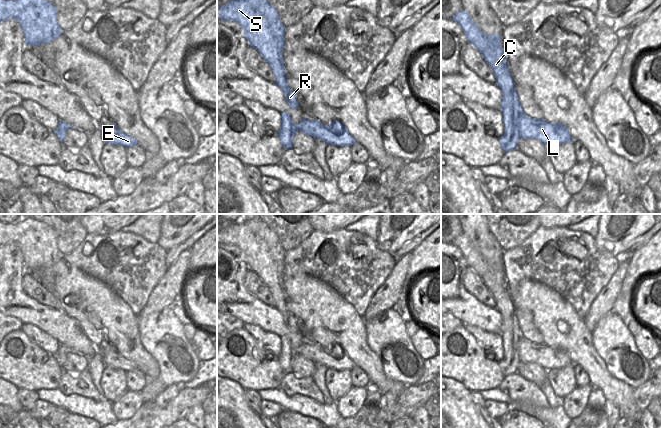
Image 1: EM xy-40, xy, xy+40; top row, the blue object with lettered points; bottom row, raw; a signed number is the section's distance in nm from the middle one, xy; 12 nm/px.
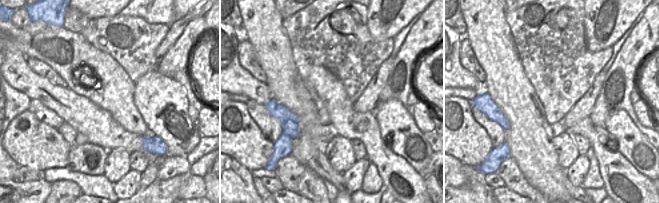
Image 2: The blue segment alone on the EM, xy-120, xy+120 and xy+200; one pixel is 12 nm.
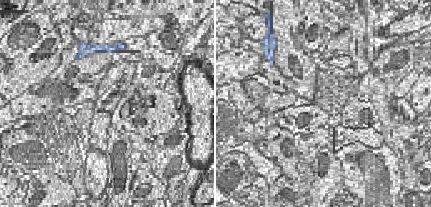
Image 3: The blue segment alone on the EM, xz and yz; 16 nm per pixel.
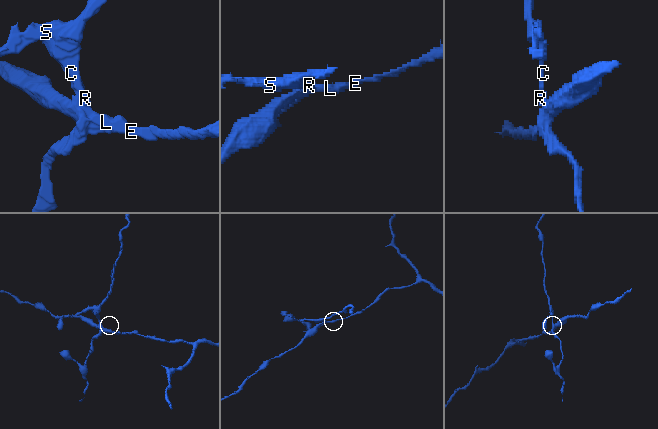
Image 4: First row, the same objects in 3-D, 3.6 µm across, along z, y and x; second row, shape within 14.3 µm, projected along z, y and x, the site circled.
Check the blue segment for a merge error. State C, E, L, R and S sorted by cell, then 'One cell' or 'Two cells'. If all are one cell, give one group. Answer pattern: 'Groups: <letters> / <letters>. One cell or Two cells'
Groups: C R S / E L. Two cells.

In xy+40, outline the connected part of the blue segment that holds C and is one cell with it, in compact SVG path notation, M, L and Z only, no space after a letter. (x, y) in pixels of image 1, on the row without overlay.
M463 234L455 238L452 243L457 246L469 267L471 267L483 280L485 286L490 290L496 302L496 309L502 316L500 334L507 331L514 338L514 356L509 361L501 360L500 369L504 377L517 372L520 363L520 340L524 338L518 318L514 313L514 305L506 288L506 280L501 270L501 259L485 259L477 251L469 238Z

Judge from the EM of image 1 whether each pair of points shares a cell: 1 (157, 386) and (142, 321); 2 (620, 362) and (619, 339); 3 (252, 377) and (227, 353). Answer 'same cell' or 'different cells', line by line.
1: same cell
2: same cell
3: same cell

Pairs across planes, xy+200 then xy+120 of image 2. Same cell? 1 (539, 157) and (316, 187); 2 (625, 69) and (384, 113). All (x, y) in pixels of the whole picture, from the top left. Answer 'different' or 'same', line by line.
1: different
2: different

